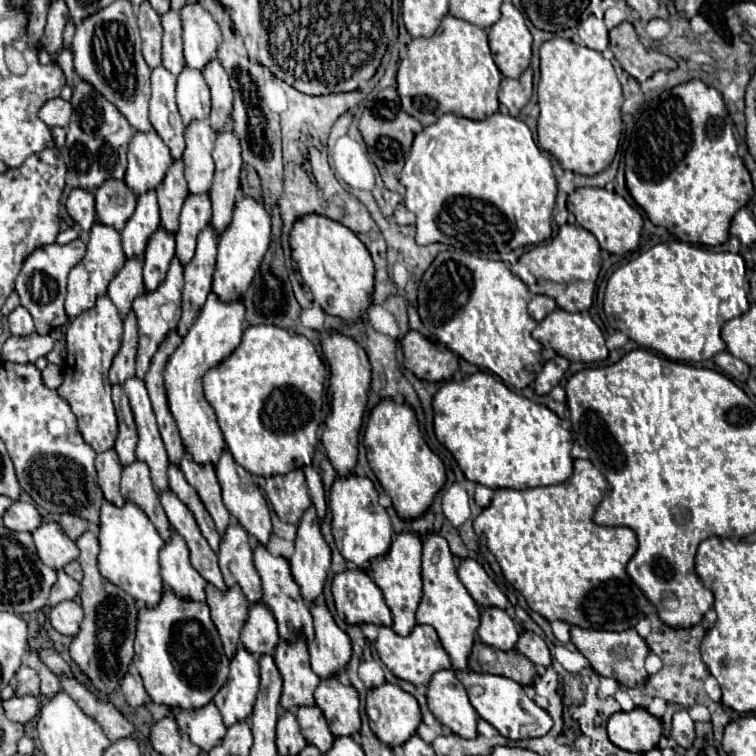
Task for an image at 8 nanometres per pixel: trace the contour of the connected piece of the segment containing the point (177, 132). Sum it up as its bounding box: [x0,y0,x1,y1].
[149,66,185,158]

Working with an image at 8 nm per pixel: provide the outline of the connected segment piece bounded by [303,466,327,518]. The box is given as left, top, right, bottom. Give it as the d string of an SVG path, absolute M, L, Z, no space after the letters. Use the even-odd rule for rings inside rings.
M305 466L303 472L305 472L309 496L311 496L311 502L313 502L315 510L317 510L317 516L323 518L325 516L325 510L327 510L327 504L325 504L325 494L323 494L323 484L321 484L319 470L315 470L313 466Z

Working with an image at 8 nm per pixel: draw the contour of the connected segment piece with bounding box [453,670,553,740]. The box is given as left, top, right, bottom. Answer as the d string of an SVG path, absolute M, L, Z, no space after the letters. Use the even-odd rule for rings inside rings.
M453 670L461 684L465 686L469 700L477 714L493 724L503 736L511 740L521 740L521 738L533 738L533 736L543 736L551 730L553 720L547 714L547 710L539 708L523 690L521 684L513 682L511 678L501 678L499 674L477 674L473 670Z

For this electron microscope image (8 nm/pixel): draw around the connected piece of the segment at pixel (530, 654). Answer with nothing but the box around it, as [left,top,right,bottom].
[515,630,551,666]

